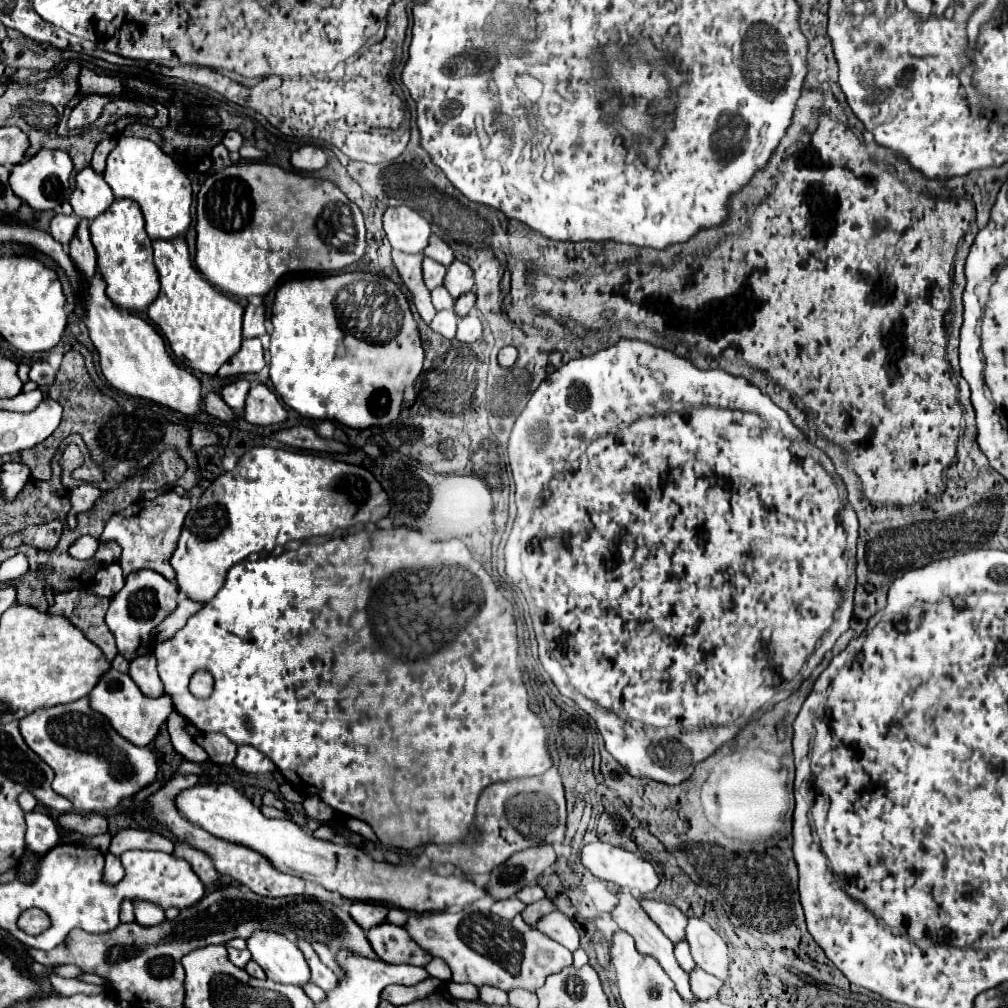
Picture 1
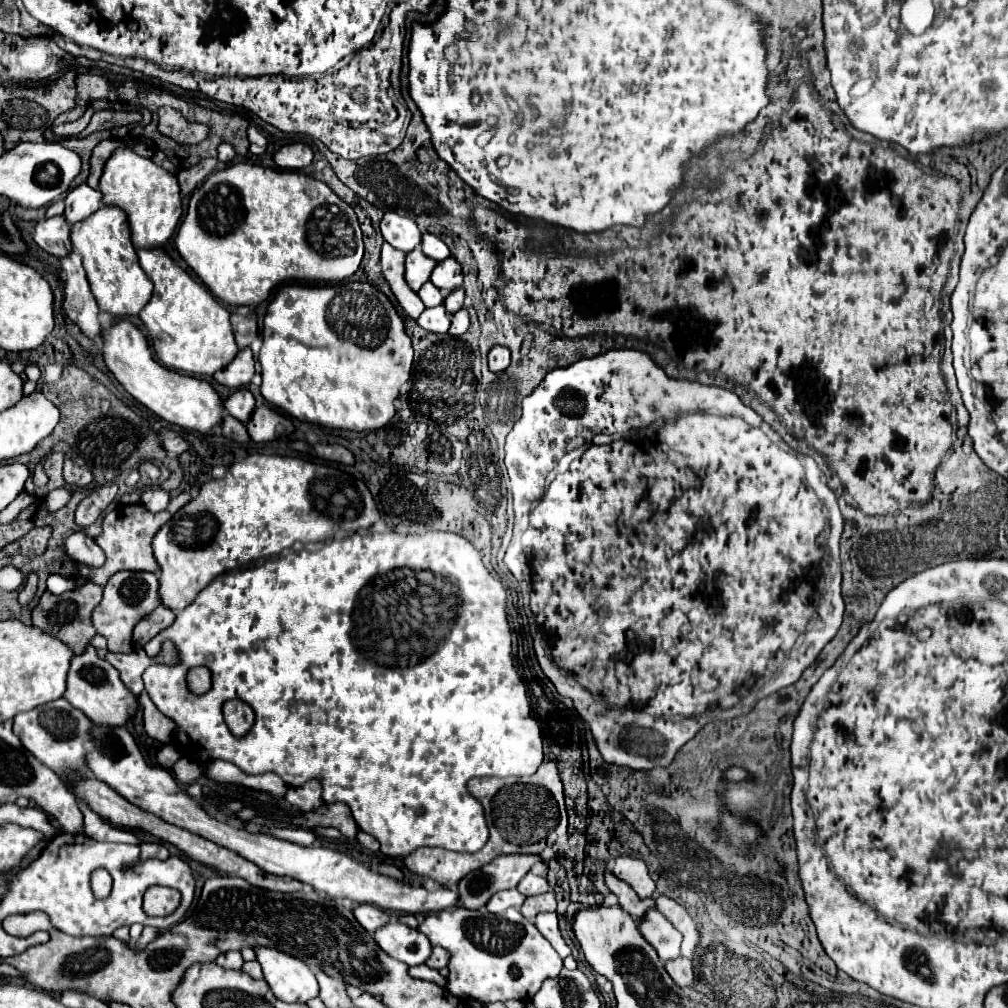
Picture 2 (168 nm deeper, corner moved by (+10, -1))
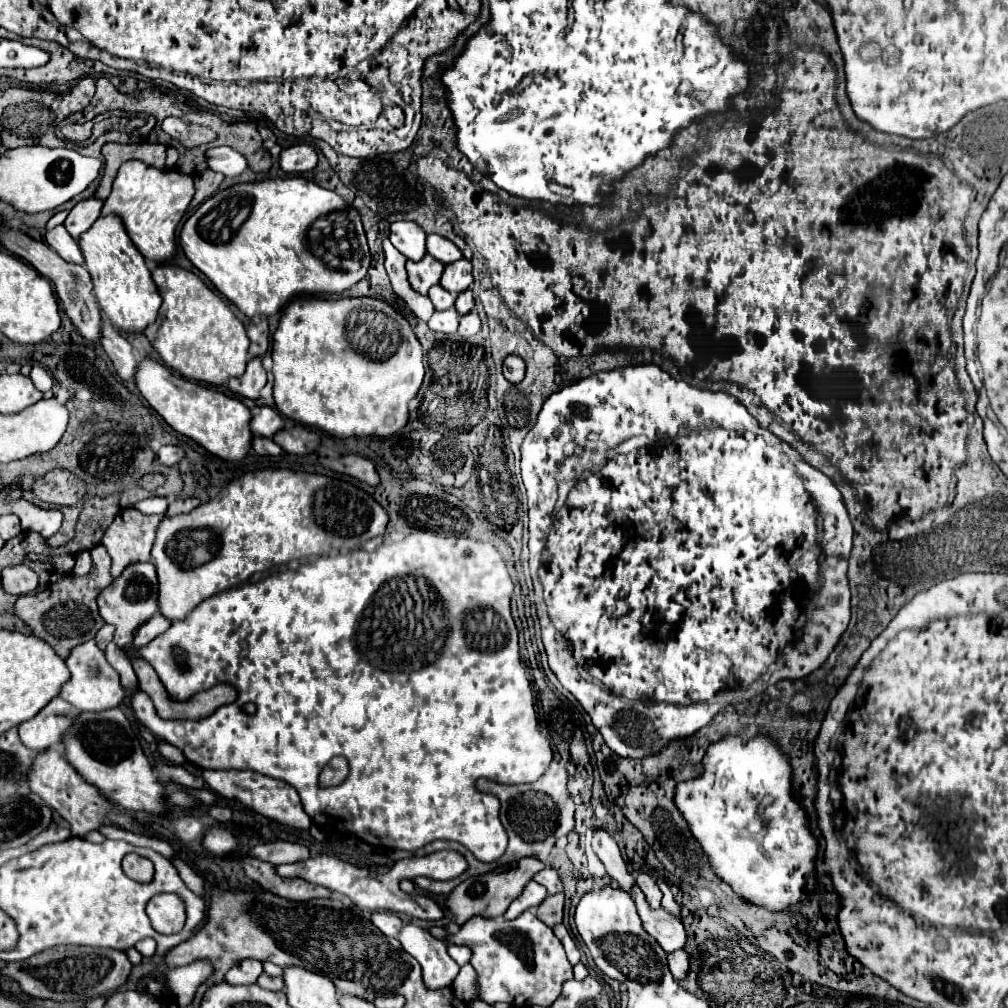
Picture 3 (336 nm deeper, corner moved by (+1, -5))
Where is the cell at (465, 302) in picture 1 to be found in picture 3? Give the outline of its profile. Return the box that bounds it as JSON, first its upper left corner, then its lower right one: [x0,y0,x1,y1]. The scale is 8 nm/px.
[455,291,473,315]

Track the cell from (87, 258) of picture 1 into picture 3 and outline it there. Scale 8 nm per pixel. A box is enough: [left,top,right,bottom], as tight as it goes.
[99,323,137,381]

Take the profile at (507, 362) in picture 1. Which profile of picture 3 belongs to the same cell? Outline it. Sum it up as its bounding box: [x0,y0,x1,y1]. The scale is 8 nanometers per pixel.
[503,355,525,383]

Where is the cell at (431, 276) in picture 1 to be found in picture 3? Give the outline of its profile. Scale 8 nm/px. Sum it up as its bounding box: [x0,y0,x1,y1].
[407,255,445,295]

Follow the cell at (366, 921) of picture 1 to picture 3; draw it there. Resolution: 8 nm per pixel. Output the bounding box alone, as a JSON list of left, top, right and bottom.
[371,911,403,937]

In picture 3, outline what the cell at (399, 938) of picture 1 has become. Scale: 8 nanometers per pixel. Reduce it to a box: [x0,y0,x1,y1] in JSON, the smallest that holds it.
[397,925,459,989]

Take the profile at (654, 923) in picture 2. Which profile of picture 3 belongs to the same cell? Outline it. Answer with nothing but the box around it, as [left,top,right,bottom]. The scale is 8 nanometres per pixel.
[635,885,687,953]

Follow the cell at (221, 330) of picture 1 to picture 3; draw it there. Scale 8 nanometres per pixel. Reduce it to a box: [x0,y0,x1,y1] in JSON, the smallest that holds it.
[145,265,249,385]

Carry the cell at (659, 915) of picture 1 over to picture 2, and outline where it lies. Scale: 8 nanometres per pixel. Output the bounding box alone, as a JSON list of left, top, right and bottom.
[604,869,656,923]

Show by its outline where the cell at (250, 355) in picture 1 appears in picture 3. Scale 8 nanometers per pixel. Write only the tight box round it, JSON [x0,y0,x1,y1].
[229,357,267,399]

